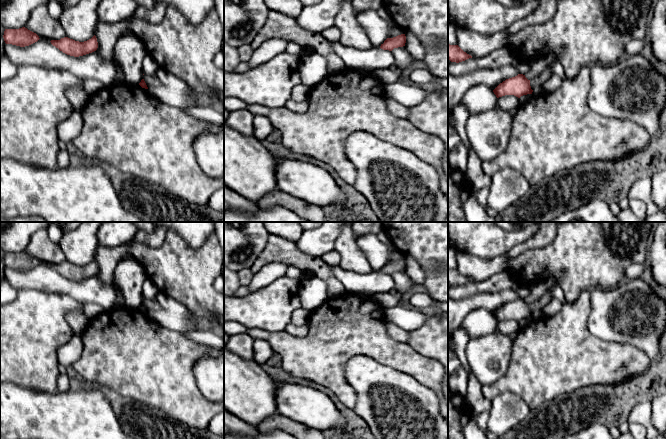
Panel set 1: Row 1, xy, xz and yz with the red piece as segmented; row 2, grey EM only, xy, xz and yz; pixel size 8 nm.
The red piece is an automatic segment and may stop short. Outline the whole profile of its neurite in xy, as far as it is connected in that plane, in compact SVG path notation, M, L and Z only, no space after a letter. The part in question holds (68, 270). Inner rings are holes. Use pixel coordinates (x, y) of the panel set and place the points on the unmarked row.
M95 259L84 266L75 265L68 261L61 262L60 264L51 264L50 266L63 277L74 281L92 277L98 272L98 266Z

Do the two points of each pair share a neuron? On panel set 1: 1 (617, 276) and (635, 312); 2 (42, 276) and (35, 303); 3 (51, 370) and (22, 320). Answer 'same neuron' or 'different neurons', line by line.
1: different neurons
2: different neurons
3: same neuron

